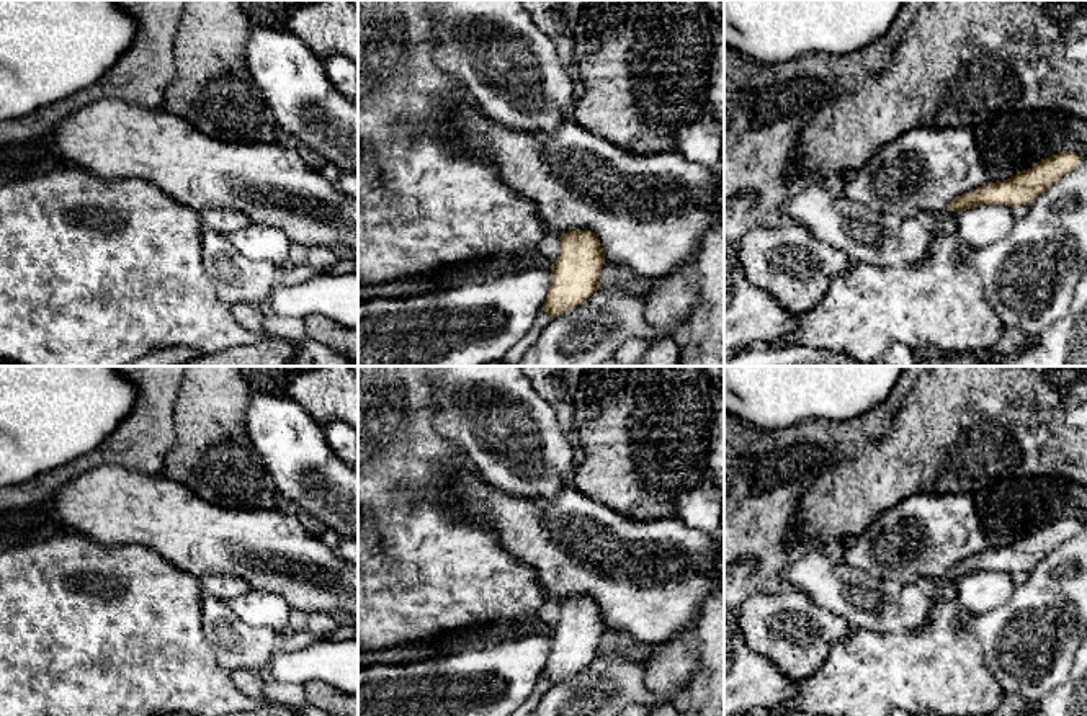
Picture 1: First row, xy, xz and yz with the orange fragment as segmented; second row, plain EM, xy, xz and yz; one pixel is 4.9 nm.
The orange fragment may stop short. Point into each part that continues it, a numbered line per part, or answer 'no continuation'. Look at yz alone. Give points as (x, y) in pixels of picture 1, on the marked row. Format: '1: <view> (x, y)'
no continuation

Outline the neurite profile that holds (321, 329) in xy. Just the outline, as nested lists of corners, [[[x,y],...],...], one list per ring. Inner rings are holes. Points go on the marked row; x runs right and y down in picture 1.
[[[322,315],[304,319],[309,340],[320,342],[358,363],[358,330],[347,329]]]

